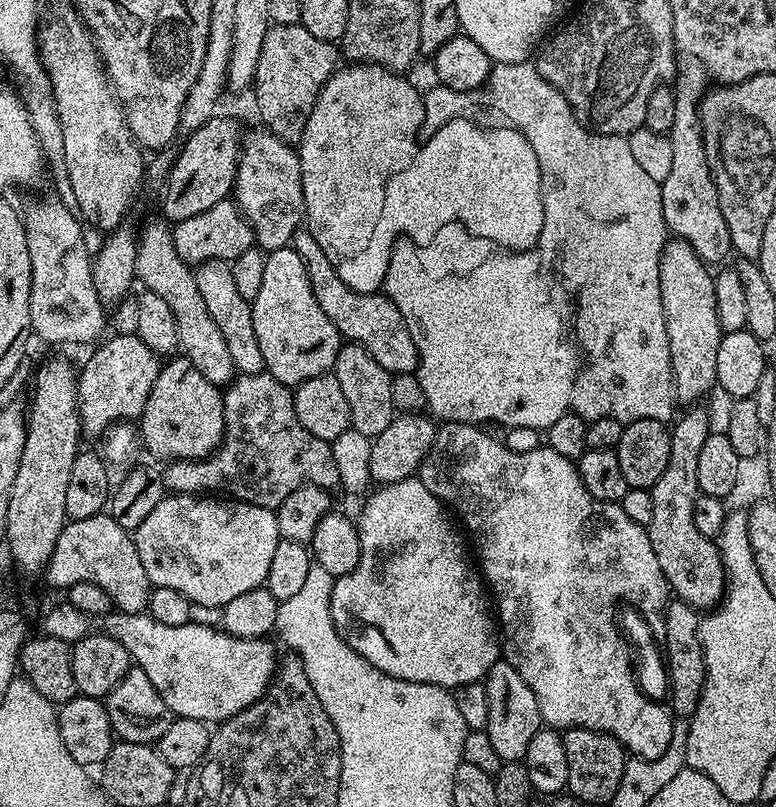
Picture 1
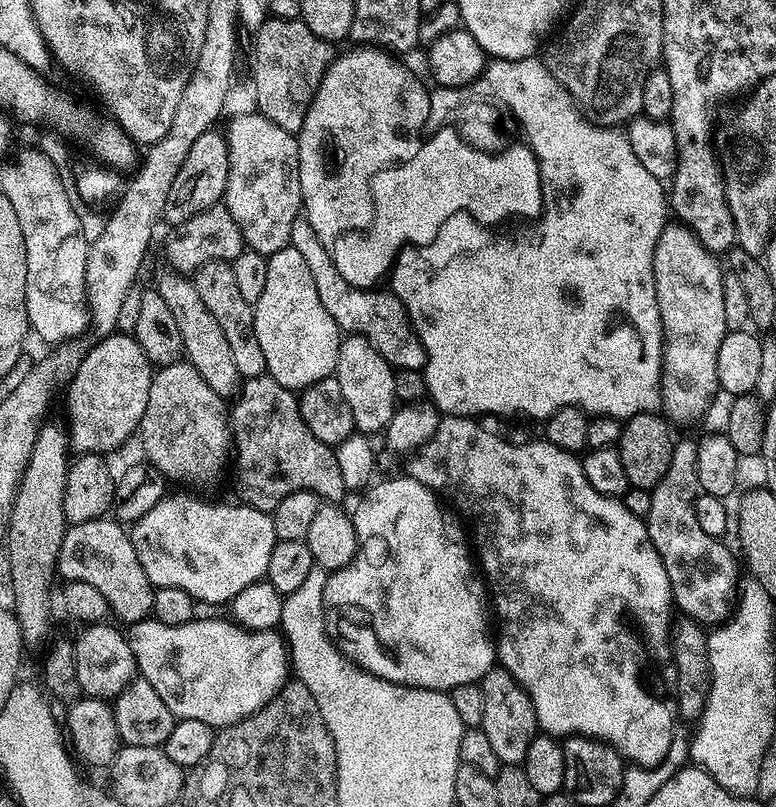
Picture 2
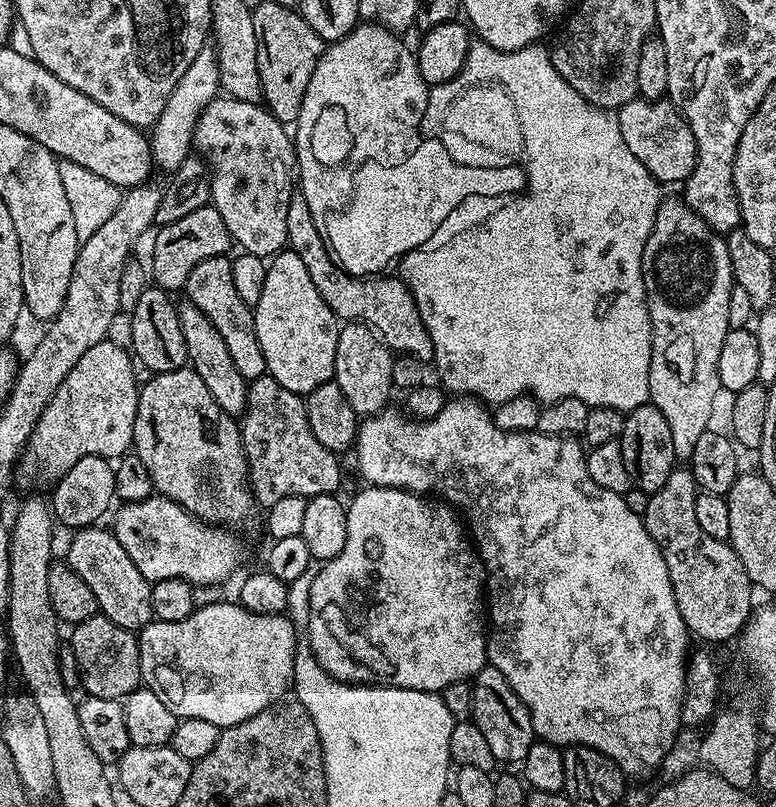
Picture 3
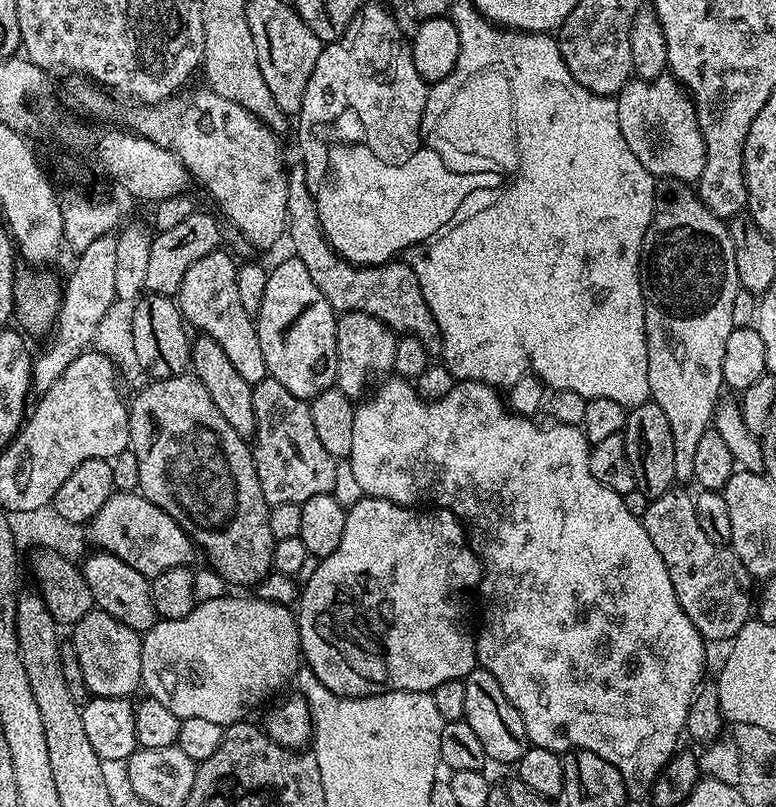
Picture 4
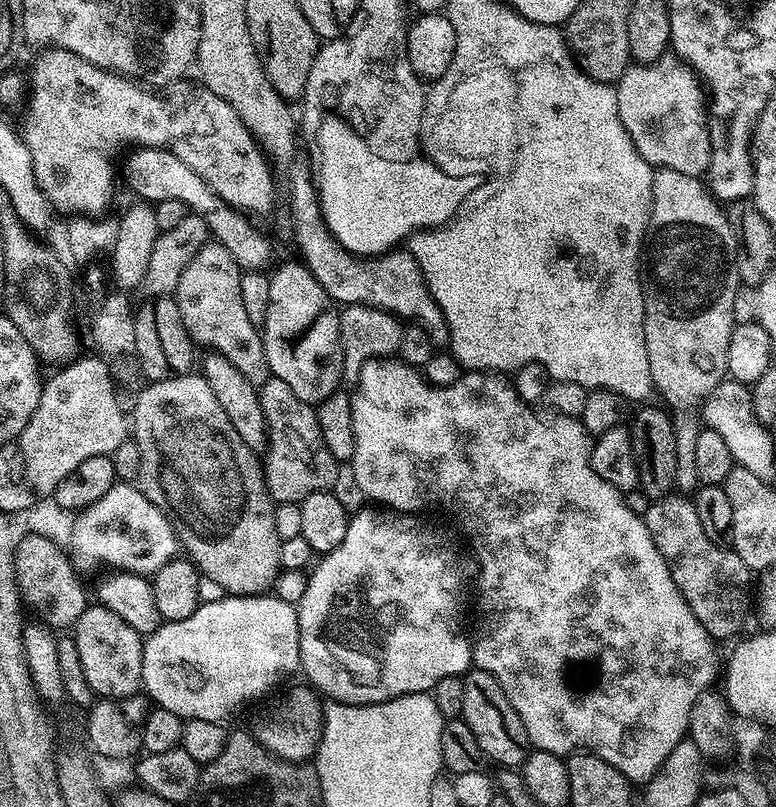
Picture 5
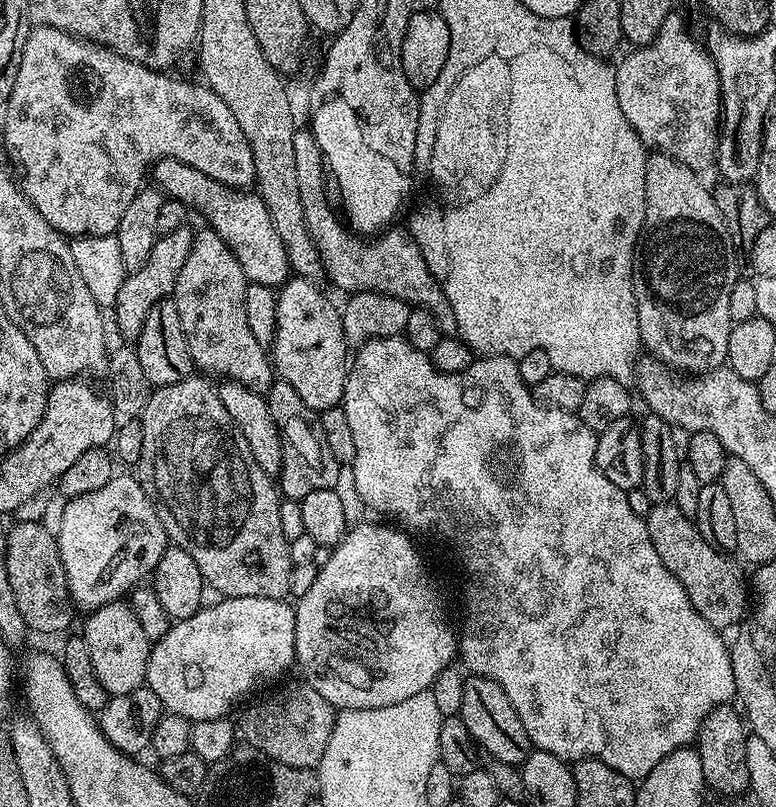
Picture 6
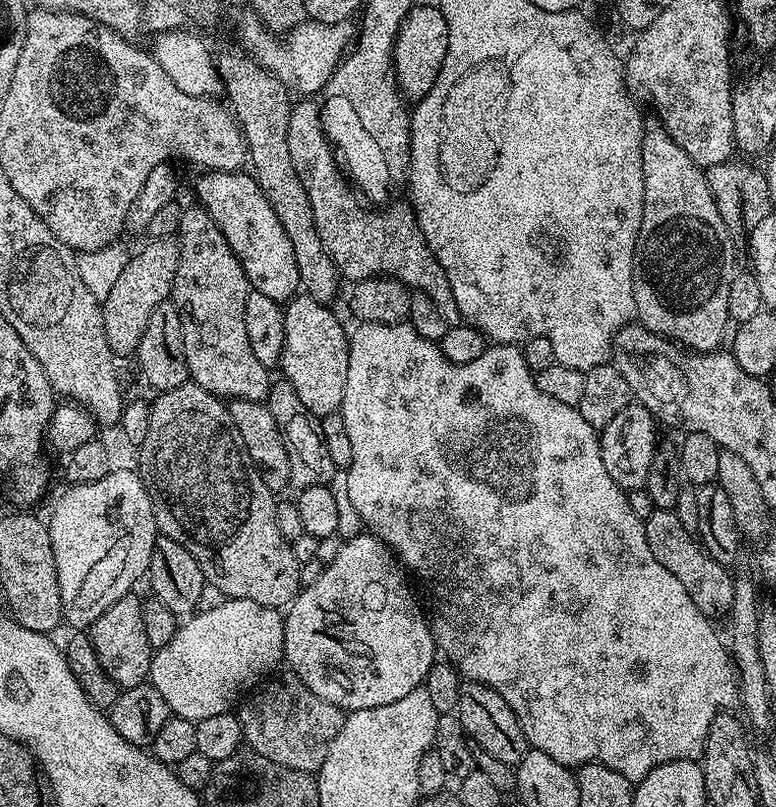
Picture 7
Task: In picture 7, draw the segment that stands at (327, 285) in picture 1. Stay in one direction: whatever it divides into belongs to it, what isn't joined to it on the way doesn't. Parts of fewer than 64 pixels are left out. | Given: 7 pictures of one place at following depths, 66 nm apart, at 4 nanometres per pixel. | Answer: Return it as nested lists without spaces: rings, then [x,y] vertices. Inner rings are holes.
[[[300,98],[293,103],[289,126],[286,130],[286,143],[290,146],[290,162],[294,162],[294,170],[298,170],[298,178],[302,178],[302,186],[306,186],[306,198],[310,198],[310,210],[314,210],[314,226],[318,230],[318,238],[322,238],[322,246],[326,246],[330,258],[334,258],[341,277],[345,281],[355,282],[371,276],[393,276],[396,280],[400,280],[405,288],[426,294],[426,298],[434,302],[438,314],[446,318],[449,326],[461,323],[458,302],[454,302],[454,290],[450,290],[446,270],[442,270],[442,266],[434,258],[418,226],[416,213],[407,203],[389,203],[383,210],[373,210],[361,203],[353,185],[346,179],[334,155],[334,149],[328,142],[328,135],[324,133],[324,127],[320,121],[320,104],[312,100],[315,99]]]

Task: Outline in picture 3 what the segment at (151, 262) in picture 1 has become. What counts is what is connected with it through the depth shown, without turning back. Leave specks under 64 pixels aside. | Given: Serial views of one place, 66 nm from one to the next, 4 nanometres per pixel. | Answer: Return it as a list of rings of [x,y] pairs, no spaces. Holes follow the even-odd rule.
[[[191,302],[181,303],[178,307],[178,322],[182,322],[182,338],[186,338],[186,354],[188,364],[202,378],[202,383],[206,385],[206,390],[222,406],[222,410],[233,418],[243,417],[246,398],[248,397],[249,381],[244,379],[243,374],[234,366],[234,358],[230,358],[230,350],[226,350],[226,342],[222,334],[218,334],[218,329],[214,327],[214,322],[198,310]]]

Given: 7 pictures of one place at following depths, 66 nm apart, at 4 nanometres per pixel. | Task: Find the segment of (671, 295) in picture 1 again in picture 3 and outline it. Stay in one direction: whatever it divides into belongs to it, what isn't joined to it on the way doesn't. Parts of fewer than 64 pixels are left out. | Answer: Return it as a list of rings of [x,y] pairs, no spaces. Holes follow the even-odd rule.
[[[661,199],[650,238],[646,238],[646,246],[642,250],[642,274],[652,323],[648,399],[658,410],[662,410],[662,418],[666,418],[670,426],[677,461],[688,462],[692,459],[698,438],[709,431],[711,424],[708,423],[716,408],[716,395],[722,392],[718,378],[718,353],[722,351],[722,342],[729,330],[730,294],[734,287],[727,239],[702,222],[702,218],[698,218],[698,214],[694,214],[683,199]]]

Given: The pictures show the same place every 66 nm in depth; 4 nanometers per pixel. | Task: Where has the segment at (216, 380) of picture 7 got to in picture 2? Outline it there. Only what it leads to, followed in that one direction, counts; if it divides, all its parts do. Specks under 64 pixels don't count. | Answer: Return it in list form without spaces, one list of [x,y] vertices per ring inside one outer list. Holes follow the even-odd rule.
[[[226,260],[206,262],[194,273],[194,283],[202,302],[206,302],[206,310],[210,310],[210,314],[214,314],[218,326],[222,326],[222,331],[226,334],[241,378],[249,380],[255,376],[265,375],[268,367],[266,358],[262,355],[262,346],[258,343],[258,334],[254,334],[253,305],[248,304],[246,298],[242,298],[242,294],[238,291],[231,263]]]

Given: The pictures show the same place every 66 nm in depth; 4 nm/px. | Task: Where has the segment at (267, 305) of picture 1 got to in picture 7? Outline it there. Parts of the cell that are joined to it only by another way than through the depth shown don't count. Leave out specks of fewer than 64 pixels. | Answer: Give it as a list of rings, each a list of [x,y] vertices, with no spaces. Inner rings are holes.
[[[307,294],[293,296],[284,308],[284,345],[278,368],[302,398],[302,406],[318,418],[339,412],[346,394],[349,337],[346,332],[344,336],[344,328],[332,310]]]

